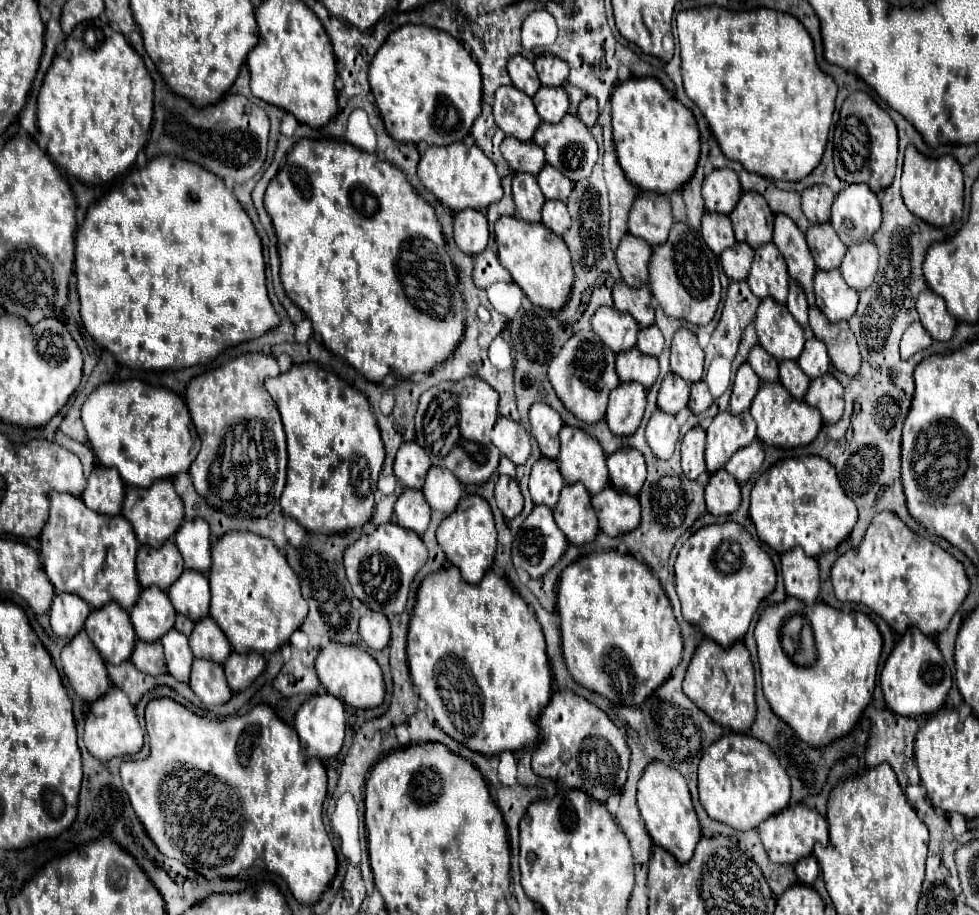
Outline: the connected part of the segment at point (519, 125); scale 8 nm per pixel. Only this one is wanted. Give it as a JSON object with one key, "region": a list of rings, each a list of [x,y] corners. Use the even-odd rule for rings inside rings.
{"region":[[[514,85],[496,89],[492,107],[496,125],[506,135],[512,135],[520,141],[530,141],[534,131],[542,123],[540,115],[536,115],[532,99],[522,91],[518,91]],[[504,101],[508,101],[508,105],[504,105]]]}

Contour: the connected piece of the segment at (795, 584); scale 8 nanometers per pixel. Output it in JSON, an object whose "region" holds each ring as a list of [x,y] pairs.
{"region":[[[800,547],[782,555],[782,577],[786,595],[802,603],[816,603],[820,593],[820,569],[816,559],[804,555]]]}

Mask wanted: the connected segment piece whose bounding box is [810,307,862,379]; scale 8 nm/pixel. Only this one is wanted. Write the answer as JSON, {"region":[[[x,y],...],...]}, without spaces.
{"region":[[[810,307],[810,329],[816,339],[826,343],[830,363],[846,377],[854,379],[860,373],[862,357],[858,351],[858,341],[848,323],[830,323],[818,307]]]}

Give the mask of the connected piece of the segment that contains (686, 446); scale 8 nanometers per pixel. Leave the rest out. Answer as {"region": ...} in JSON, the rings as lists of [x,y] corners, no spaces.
{"region":[[[696,425],[682,439],[682,469],[688,479],[698,479],[702,473],[706,473],[704,447],[706,431]]]}

